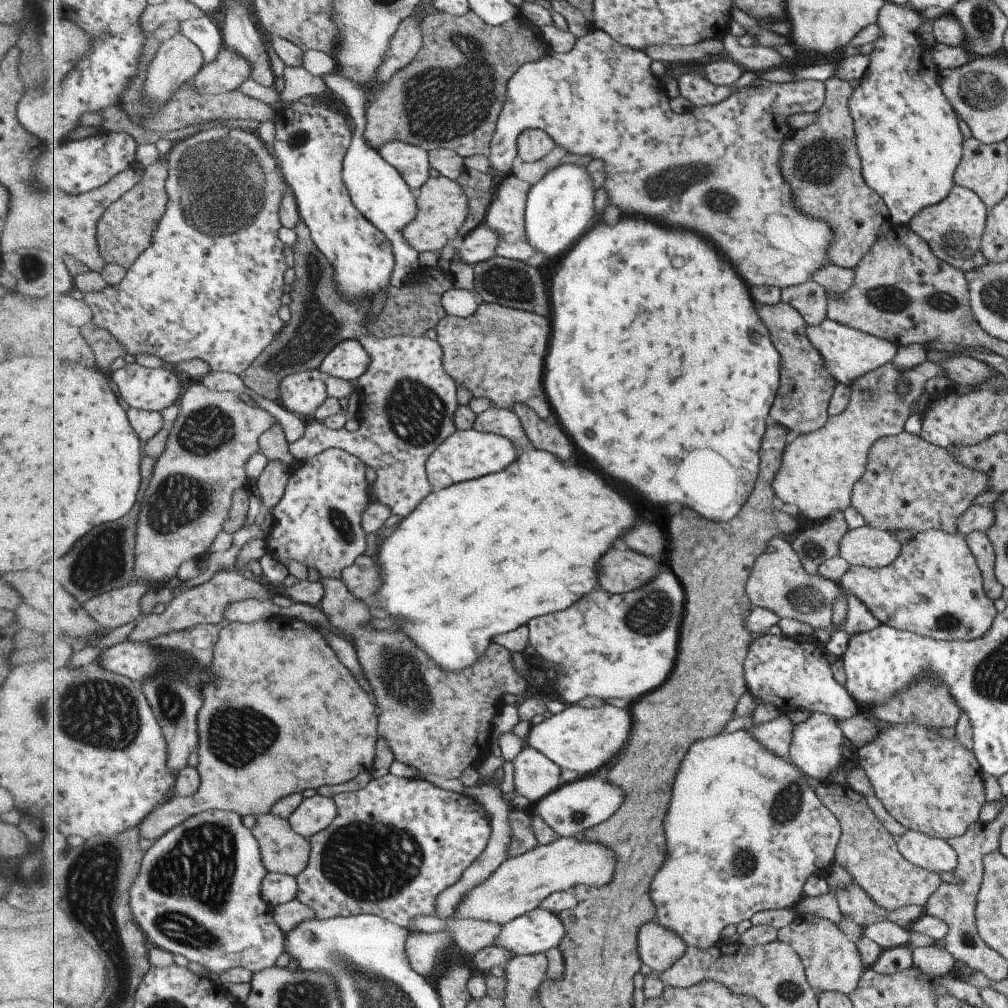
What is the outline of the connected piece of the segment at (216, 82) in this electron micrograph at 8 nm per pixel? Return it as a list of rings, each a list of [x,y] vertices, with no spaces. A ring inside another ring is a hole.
[[[222,44],[216,60],[206,64],[195,76],[193,88],[199,94],[225,94],[241,88],[253,73],[251,64],[241,54]]]

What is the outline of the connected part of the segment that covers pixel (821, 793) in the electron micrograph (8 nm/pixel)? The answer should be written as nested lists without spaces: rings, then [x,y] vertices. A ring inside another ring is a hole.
[[[823,781],[813,787],[817,799],[841,824],[841,839],[835,850],[835,862],[853,878],[870,900],[883,910],[893,911],[905,906],[924,907],[942,881],[936,873],[914,866],[897,851],[894,836],[891,836],[875,818],[865,798],[854,792],[845,783]]]

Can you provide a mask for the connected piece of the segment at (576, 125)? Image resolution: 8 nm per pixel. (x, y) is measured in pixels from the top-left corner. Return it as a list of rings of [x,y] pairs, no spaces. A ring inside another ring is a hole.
[[[598,28],[593,29],[588,35],[579,38],[572,52],[564,54],[549,53],[538,62],[525,64],[522,69],[517,70],[508,86],[506,106],[503,108],[502,114],[498,117],[497,130],[494,135],[494,141],[491,142],[491,154],[488,160],[490,168],[503,174],[511,175],[513,170],[513,162],[518,156],[519,136],[526,132],[527,129],[540,129],[546,131],[559,146],[569,148],[567,152],[575,152],[575,154],[591,154],[595,158],[603,158],[607,162],[607,172],[609,178],[605,182],[605,190],[607,190],[607,204],[611,204],[619,208],[622,216],[627,212],[629,214],[645,214],[657,220],[663,220],[665,224],[671,226],[679,226],[679,228],[689,228],[695,230],[699,234],[705,234],[709,238],[713,238],[723,252],[731,258],[731,262],[735,264],[735,268],[739,268],[739,272],[743,274],[743,278],[747,280],[749,286],[777,286],[777,288],[787,288],[787,286],[803,285],[810,281],[811,272],[819,270],[826,260],[826,251],[831,243],[830,226],[821,218],[813,218],[809,214],[801,214],[795,208],[795,194],[791,190],[791,186],[787,184],[785,176],[782,174],[782,167],[779,162],[783,161],[783,142],[786,142],[793,133],[789,126],[789,120],[793,114],[801,114],[803,112],[816,112],[822,109],[823,105],[823,84],[817,80],[800,80],[784,84],[775,84],[775,82],[767,82],[763,78],[754,80],[753,86],[731,94],[727,100],[719,102],[715,105],[707,105],[696,107],[693,110],[687,110],[682,114],[677,114],[671,110],[669,106],[670,98],[660,78],[656,77],[651,70],[651,58],[634,47],[624,46],[622,43],[614,40],[607,32]]]

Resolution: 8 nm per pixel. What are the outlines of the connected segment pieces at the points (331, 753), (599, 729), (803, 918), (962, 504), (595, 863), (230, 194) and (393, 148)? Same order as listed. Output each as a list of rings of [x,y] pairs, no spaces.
[[[279,616],[269,618],[268,620],[257,620],[257,622],[229,623],[225,628],[219,631],[218,642],[214,649],[214,660],[209,666],[209,674],[211,674],[211,682],[207,680],[202,685],[204,696],[203,708],[198,715],[198,732],[199,732],[199,749],[198,772],[202,777],[202,786],[200,790],[189,797],[175,796],[167,804],[156,809],[145,818],[139,830],[141,830],[141,838],[149,838],[158,840],[162,838],[169,830],[179,826],[192,818],[194,815],[204,811],[211,810],[227,810],[234,811],[239,816],[254,815],[255,817],[261,814],[272,813],[273,806],[287,796],[292,796],[296,793],[305,792],[307,789],[317,789],[325,784],[345,784],[353,778],[357,778],[359,774],[369,770],[373,770],[373,762],[375,762],[375,750],[377,750],[377,742],[379,742],[379,727],[380,717],[377,718],[377,706],[373,704],[371,696],[361,688],[361,684],[357,682],[357,678],[353,676],[353,672],[339,660],[339,656],[333,652],[333,648],[325,642],[325,635],[321,632],[320,627],[314,624],[306,624],[288,618],[287,616]]]
[[[605,704],[601,708],[567,705],[561,713],[532,726],[526,745],[545,754],[563,770],[590,775],[605,764],[611,764],[611,760],[617,758],[623,748],[627,748],[627,742],[631,740],[631,730],[633,718],[629,710],[615,708],[611,704]]]
[[[798,913],[795,922],[778,930],[778,939],[789,943],[801,956],[808,982],[815,990],[849,996],[858,989],[862,974],[867,968],[861,966],[861,956],[857,954],[855,944],[845,936],[845,932],[837,930],[837,925],[833,922],[811,914]]]
[[[902,431],[894,436],[877,438],[867,450],[865,472],[853,484],[850,506],[864,519],[864,525],[887,532],[907,528],[916,533],[943,530],[954,534],[957,518],[985,488],[985,473],[959,465],[947,449]]]
[[[582,836],[557,838],[549,845],[538,845],[533,850],[509,858],[499,866],[491,878],[483,880],[483,884],[469,890],[459,906],[455,906],[455,914],[447,920],[481,920],[481,922],[497,922],[505,925],[515,918],[539,909],[551,894],[560,891],[572,891],[575,886],[607,886],[615,877],[615,852],[599,842],[583,842]]]
[[[219,123],[217,128],[177,141],[168,157],[170,178],[167,182],[167,193],[170,195],[170,204],[167,206],[163,221],[159,224],[159,230],[155,230],[155,241],[144,254],[141,254],[134,266],[127,270],[125,277],[118,284],[107,286],[101,292],[82,293],[82,300],[91,308],[93,324],[109,330],[125,346],[127,350],[125,354],[134,357],[139,354],[153,354],[161,358],[170,368],[175,368],[177,364],[187,360],[201,358],[211,366],[211,372],[227,372],[240,376],[282,333],[286,324],[280,318],[279,310],[282,310],[283,294],[285,294],[283,286],[285,286],[285,272],[288,268],[285,264],[285,246],[279,238],[279,230],[283,226],[279,216],[279,206],[282,206],[283,196],[287,194],[287,182],[279,168],[279,158],[275,158],[275,155],[271,154],[271,146],[267,146],[267,142],[259,138],[259,134],[251,130],[231,128],[223,123]]]
[[[397,140],[388,142],[379,152],[406,179],[414,192],[430,181],[430,154],[423,148]]]

